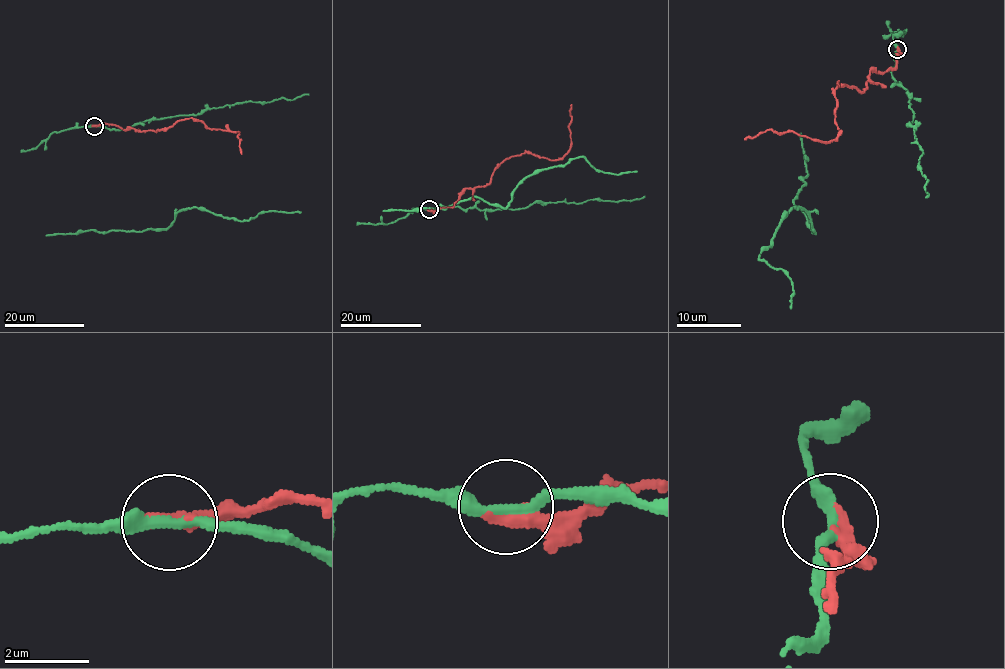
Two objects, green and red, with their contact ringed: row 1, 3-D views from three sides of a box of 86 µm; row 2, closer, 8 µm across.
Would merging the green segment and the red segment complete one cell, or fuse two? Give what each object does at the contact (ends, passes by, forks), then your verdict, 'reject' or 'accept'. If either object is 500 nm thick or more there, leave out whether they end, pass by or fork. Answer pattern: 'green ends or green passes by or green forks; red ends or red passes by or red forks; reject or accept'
green passes by; red ends; reject

